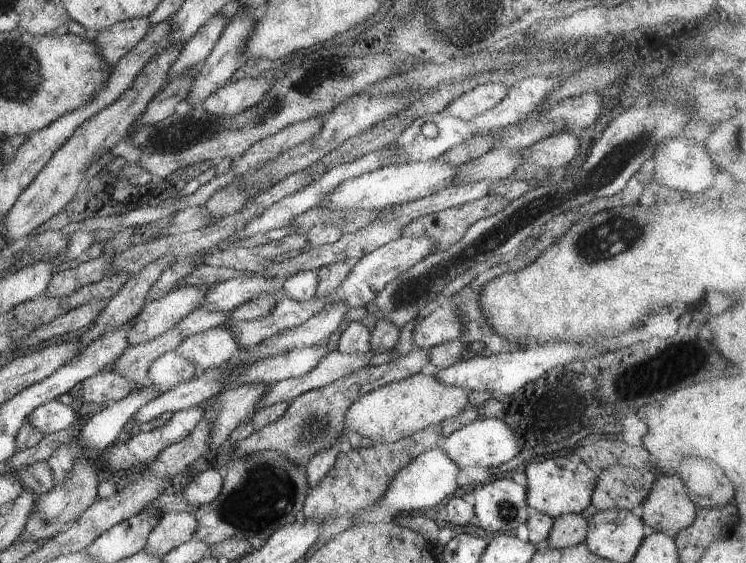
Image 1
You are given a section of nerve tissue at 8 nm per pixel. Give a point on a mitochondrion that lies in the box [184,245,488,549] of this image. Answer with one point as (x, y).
(266, 494)

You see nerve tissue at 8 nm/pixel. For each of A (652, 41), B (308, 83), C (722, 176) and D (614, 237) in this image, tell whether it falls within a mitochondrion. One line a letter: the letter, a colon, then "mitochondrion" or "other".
A: other
B: mitochondrion
C: other
D: mitochondrion

